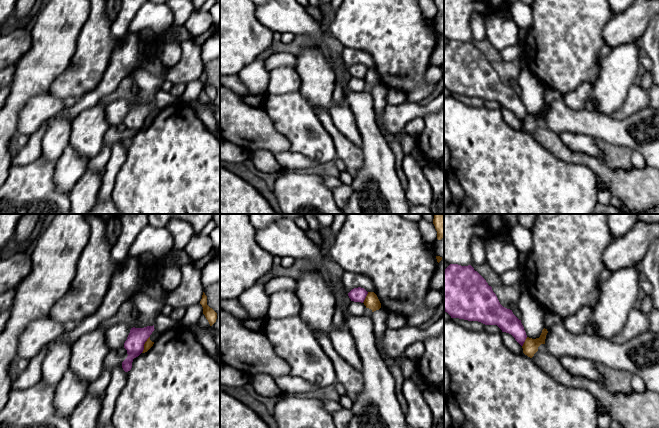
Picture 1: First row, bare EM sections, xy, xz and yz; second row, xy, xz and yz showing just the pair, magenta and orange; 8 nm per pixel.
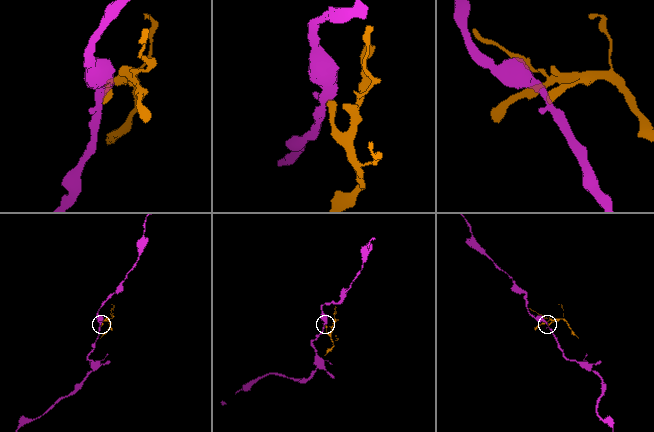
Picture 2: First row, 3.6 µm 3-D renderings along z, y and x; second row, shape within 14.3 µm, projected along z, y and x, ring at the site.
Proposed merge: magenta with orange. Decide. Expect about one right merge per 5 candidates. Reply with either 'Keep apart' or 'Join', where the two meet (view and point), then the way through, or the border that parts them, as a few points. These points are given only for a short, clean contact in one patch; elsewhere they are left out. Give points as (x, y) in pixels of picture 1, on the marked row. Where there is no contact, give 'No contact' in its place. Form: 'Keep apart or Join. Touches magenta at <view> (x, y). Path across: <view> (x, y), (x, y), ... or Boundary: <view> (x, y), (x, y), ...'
Keep apart. Touches magenta at xy (144, 343). Boundary: xy (149, 336), (141, 352)

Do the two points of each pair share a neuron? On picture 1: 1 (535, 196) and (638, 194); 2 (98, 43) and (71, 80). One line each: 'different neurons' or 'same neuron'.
1: different neurons
2: same neuron

